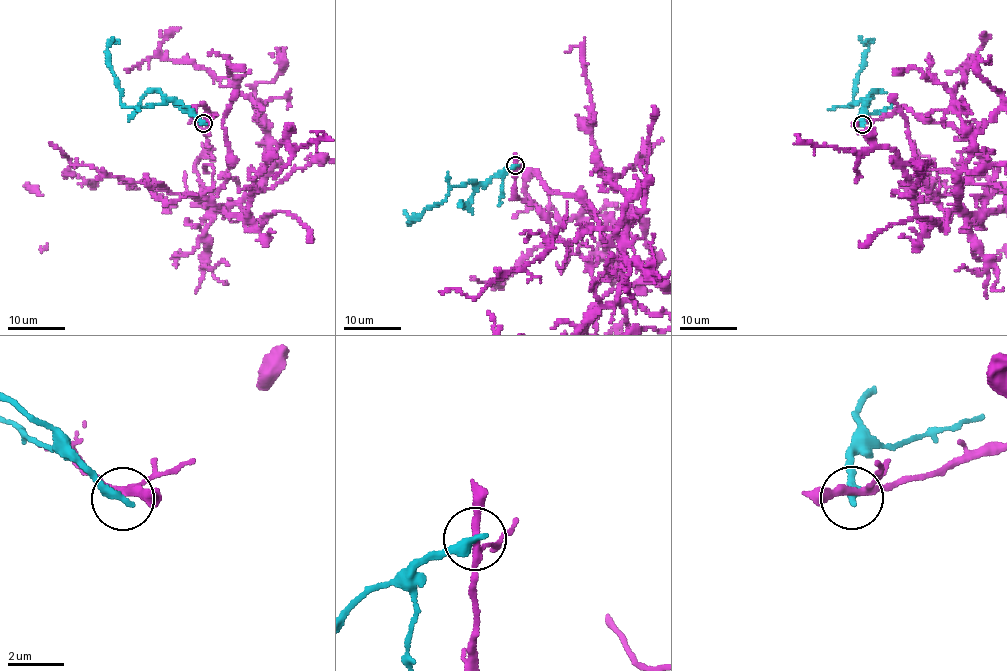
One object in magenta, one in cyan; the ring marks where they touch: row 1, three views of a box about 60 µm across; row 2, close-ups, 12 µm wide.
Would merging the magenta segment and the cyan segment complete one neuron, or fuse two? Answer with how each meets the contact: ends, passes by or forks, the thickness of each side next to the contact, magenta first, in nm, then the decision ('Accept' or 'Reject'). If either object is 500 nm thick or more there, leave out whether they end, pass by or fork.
At the ring magenta forks. At the ring cyan ends. Thickness 240 nm (magenta) against 360 nm. Reject

